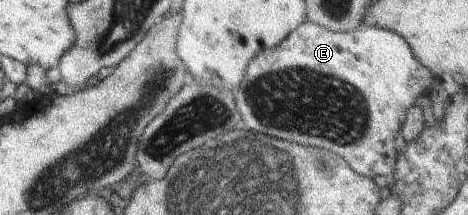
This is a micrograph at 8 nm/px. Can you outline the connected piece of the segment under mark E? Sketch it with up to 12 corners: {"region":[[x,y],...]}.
{"region":[[306,21],[248,63],[243,126],[393,175],[438,80],[404,38]]}

